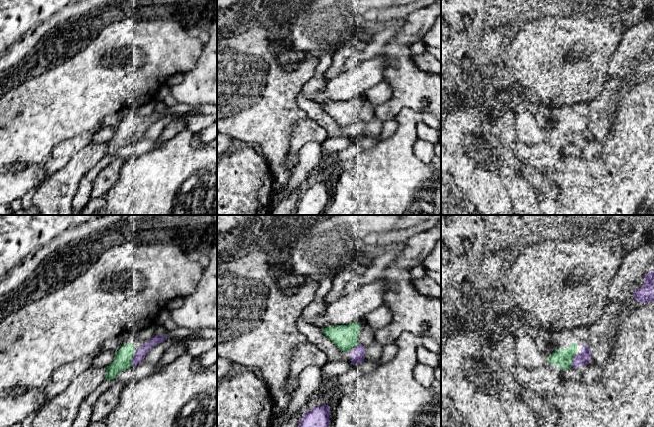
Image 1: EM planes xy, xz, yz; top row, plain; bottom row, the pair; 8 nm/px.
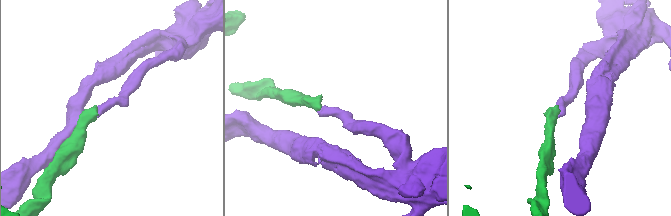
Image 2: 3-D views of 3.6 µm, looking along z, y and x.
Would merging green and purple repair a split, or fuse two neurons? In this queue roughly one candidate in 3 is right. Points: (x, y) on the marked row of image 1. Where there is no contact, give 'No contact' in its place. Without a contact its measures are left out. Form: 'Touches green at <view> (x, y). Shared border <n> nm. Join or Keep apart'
Touches green at xy (131, 361). Shared border 100 nm. Join

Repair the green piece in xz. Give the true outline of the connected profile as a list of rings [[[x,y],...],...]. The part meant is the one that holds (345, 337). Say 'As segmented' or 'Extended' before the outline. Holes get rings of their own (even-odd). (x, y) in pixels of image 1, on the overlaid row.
Extended. [[[357,321],[349,325],[330,326],[322,329],[322,332],[331,340],[341,351],[351,352],[351,362],[357,365],[364,361],[366,347],[358,342],[360,325]]]

